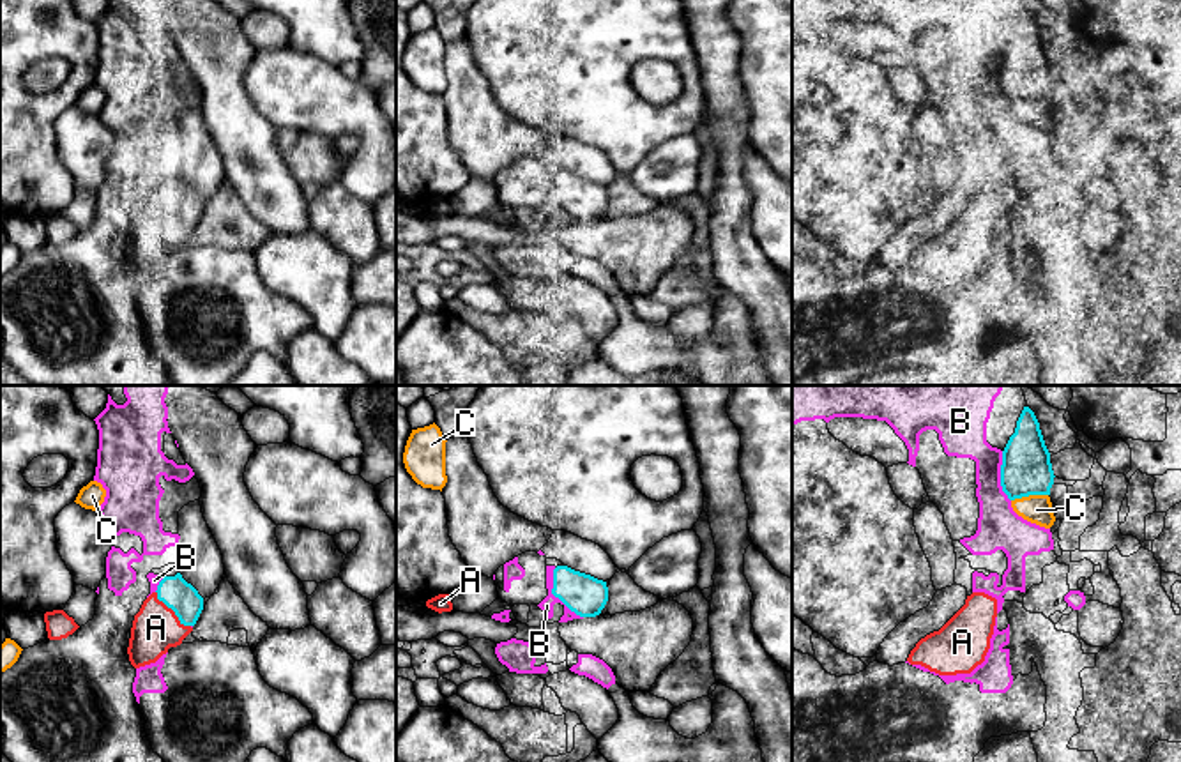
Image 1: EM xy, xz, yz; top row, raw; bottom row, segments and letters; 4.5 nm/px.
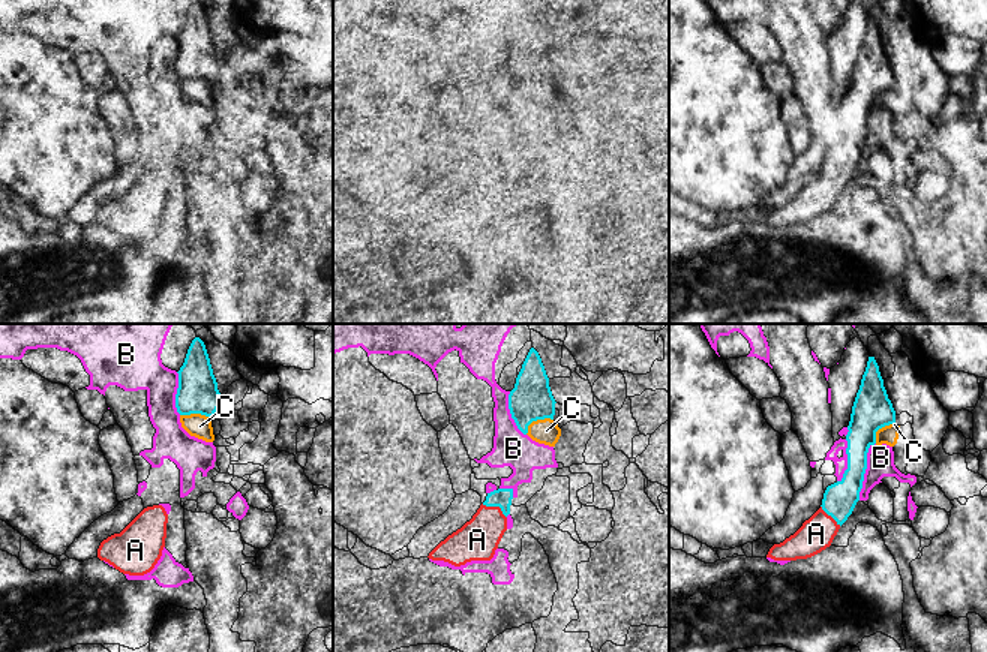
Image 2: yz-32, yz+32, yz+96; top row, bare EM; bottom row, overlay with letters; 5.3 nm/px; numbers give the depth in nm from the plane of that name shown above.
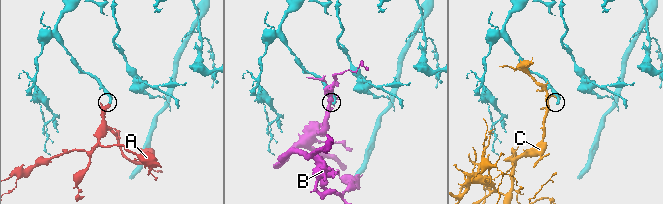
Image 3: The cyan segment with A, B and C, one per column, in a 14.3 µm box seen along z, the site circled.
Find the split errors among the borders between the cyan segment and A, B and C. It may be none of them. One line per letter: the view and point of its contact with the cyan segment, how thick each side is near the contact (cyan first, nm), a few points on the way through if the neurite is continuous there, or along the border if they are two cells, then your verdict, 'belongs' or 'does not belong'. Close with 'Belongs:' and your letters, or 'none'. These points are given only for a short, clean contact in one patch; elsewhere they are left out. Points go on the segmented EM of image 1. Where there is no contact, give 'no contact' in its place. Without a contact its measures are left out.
A: meets cyan in xy at (172, 609); 150 nm thick on the cyan side, 220 nm on the other; belongs
B: meets cyan in xz at (556, 596); 190 nm thick on the cyan side, 60 nm on the other; does not belong
C: meets cyan in yz at (1029, 494); 220 nm thick on the cyan side, 130 nm on the other; does not belong
Belongs: A

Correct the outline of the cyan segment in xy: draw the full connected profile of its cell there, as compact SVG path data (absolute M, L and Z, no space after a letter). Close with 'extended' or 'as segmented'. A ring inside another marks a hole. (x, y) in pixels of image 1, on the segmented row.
M180 573L164 576L134 615L129 661L134 668L156 663L193 631L203 610L203 598Z; extended

